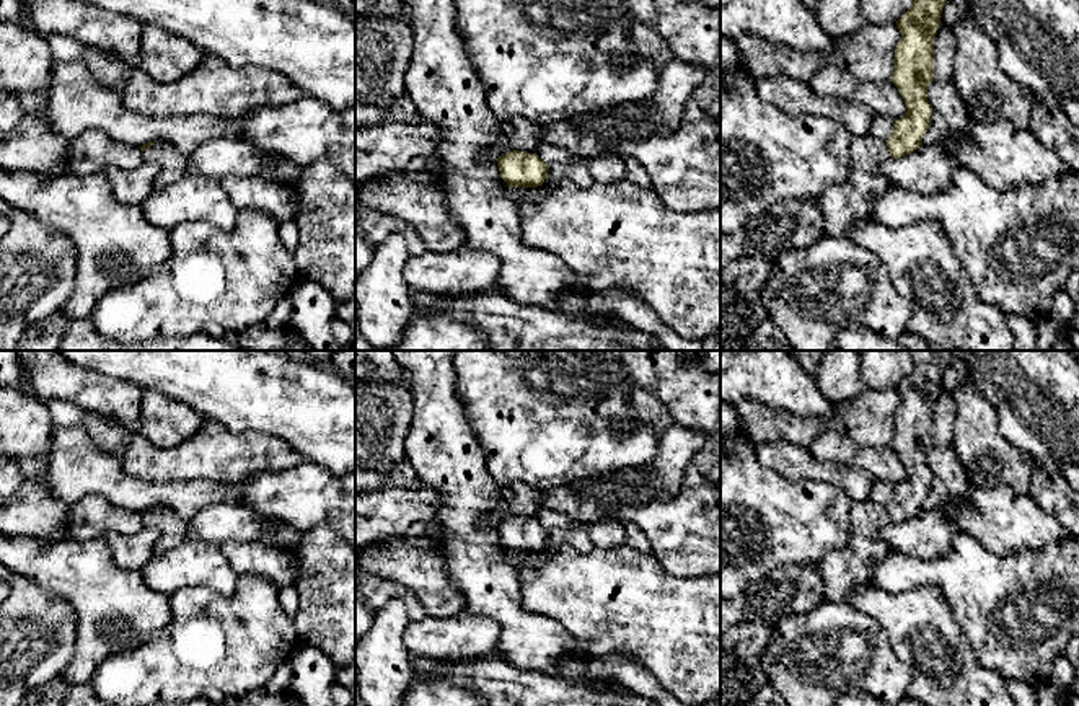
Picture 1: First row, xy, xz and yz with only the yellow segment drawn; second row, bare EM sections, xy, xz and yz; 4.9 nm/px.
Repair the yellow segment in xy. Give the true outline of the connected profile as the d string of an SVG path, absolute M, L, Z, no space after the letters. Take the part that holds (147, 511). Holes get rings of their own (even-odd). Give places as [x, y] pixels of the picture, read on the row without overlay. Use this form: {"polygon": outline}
{"polygon": "M156 505L142 510L140 515L147 527L160 532L153 556L187 540L186 520L174 509Z"}

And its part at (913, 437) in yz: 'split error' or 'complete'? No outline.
split error

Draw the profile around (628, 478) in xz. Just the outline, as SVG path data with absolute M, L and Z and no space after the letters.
M649 461L641 466L629 466L613 473L601 473L587 476L584 479L572 481L567 488L580 491L585 496L592 496L598 488L603 489L636 489L642 486L650 473Z

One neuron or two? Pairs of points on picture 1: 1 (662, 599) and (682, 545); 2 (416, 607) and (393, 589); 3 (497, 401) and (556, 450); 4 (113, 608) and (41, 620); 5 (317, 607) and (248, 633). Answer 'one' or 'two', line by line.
1: two
2: one
3: one
4: two
5: two

